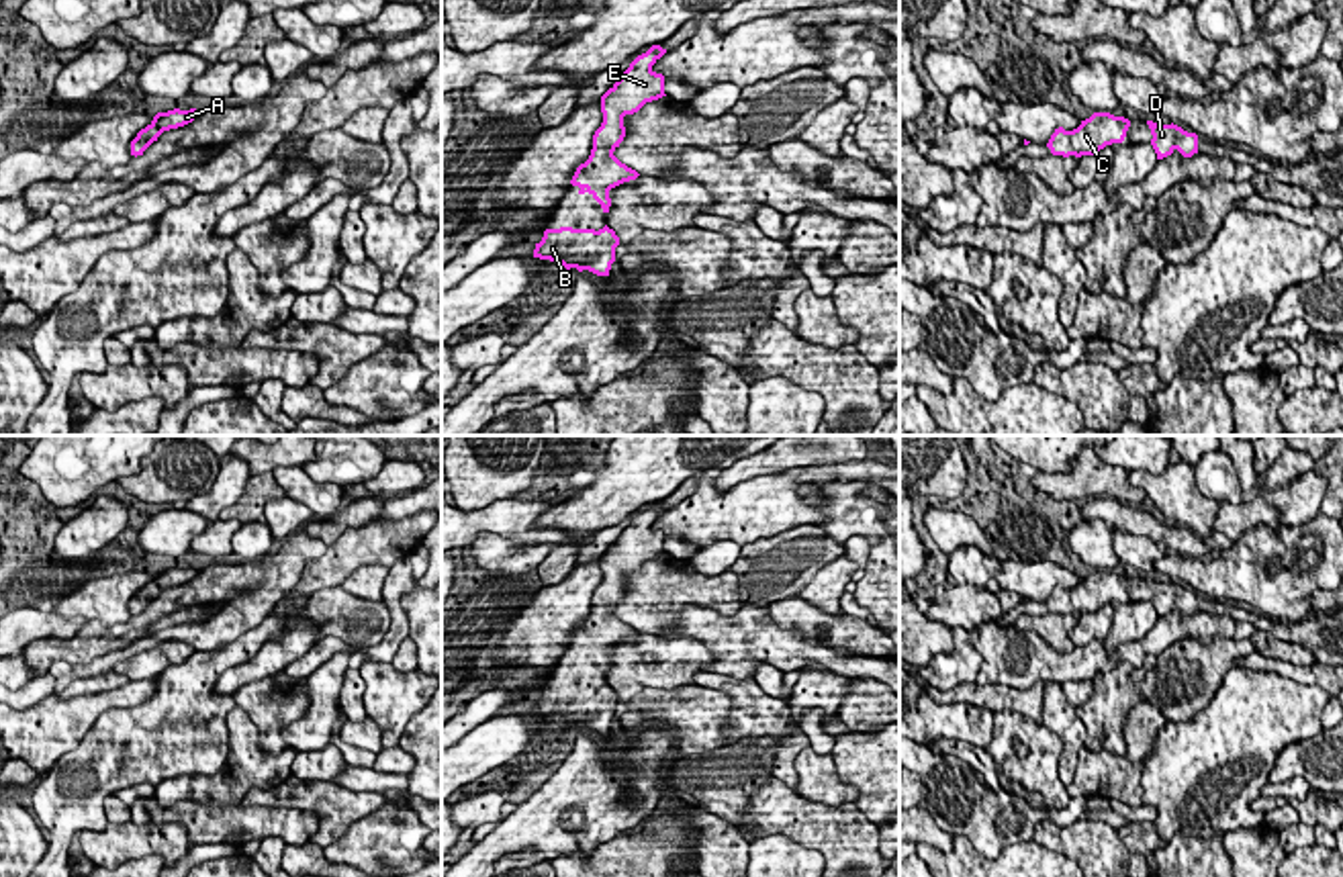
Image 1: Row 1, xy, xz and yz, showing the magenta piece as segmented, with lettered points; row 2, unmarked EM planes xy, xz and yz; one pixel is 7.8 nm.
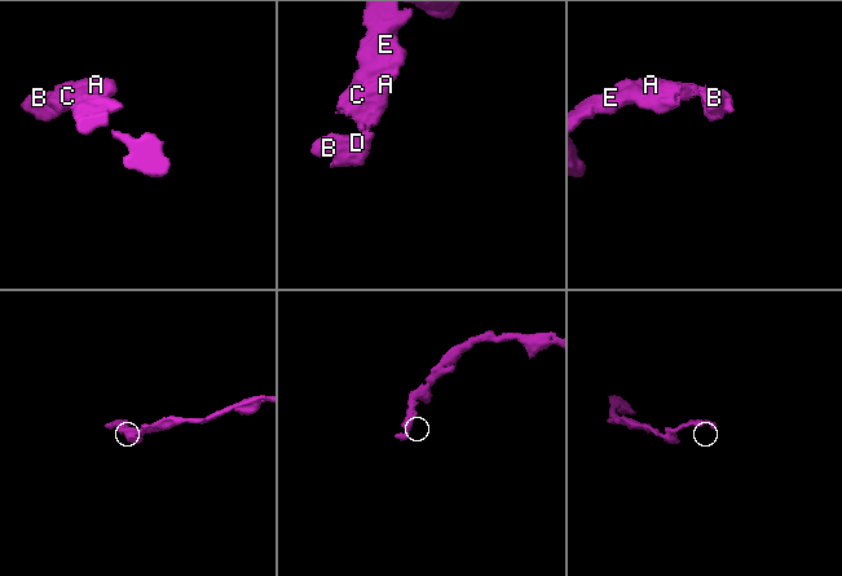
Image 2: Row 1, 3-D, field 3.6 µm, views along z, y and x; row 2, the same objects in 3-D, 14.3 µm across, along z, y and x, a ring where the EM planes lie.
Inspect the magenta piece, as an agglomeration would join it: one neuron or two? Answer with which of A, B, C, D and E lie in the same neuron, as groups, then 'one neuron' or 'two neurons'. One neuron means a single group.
groups A B C D E; one neuron

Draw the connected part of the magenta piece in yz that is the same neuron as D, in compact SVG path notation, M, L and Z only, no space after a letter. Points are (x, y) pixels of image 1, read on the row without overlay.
M1147 579L1149 587L1151 587L1151 603L1157 611L1157 617L1163 617L1167 613L1171 613L1175 607L1184 613L1184 615L1192 615L1194 611L1198 611L1198 593L1196 591L1188 591L1177 583L1157 583L1153 579Z

